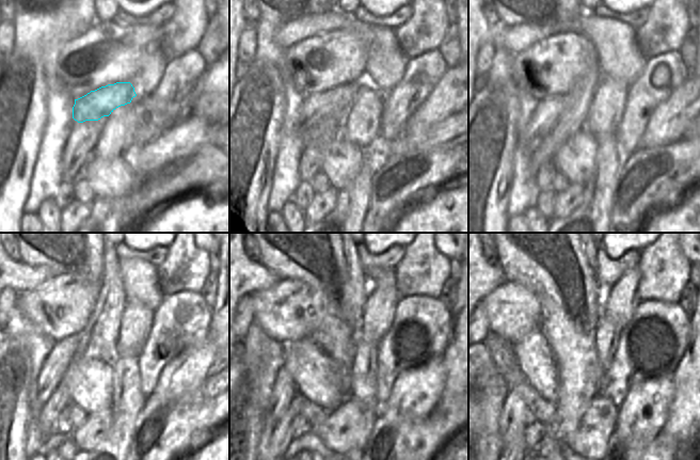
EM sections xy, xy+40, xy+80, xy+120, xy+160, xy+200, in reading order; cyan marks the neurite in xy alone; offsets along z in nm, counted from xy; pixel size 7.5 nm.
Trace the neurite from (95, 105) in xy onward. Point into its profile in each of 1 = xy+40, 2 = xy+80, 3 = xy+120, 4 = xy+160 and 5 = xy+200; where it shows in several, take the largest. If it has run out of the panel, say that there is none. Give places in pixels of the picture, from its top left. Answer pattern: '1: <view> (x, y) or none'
1: xy+40 (332, 105)
2: xy+80 (549, 111)
3: xy+120 (64, 351)
4: xy+160 (284, 390)
5: xy+200 (518, 408)

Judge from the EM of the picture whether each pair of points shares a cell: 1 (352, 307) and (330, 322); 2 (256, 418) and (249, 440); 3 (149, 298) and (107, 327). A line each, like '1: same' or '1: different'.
1: different
2: same
3: different

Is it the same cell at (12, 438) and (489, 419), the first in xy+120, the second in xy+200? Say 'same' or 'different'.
same

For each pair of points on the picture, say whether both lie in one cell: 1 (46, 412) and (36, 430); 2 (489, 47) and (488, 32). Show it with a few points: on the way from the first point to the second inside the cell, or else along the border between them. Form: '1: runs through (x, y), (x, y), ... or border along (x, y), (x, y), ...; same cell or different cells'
1: runs through (46, 416), (45, 422), (41, 426); same cell
2: border along (495, 45), (491, 42), (483, 42), (479, 47); different cells

